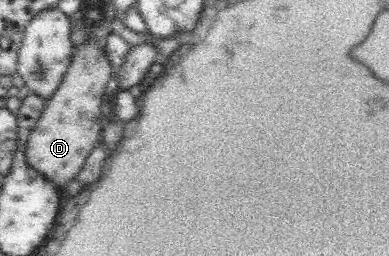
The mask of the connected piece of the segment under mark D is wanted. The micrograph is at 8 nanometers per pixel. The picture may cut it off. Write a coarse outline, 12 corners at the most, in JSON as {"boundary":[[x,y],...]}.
{"boundary":[[99,40],[75,48],[29,133],[29,166],[59,187],[110,122],[115,70]]}

